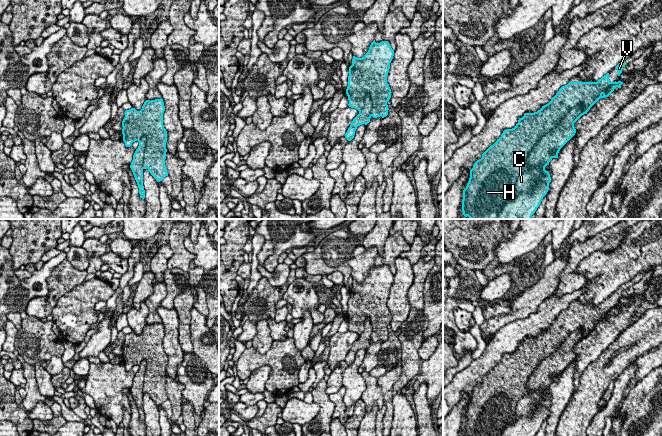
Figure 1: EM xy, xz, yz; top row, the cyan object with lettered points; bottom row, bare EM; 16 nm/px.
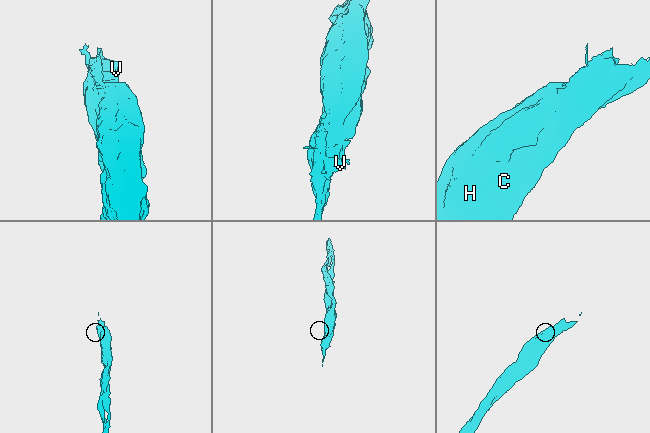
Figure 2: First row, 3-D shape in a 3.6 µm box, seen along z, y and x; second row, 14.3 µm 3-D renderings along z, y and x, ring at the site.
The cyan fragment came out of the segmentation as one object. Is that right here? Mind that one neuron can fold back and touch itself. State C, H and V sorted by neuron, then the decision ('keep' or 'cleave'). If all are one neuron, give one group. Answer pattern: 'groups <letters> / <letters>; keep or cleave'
groups C V / H; cleave

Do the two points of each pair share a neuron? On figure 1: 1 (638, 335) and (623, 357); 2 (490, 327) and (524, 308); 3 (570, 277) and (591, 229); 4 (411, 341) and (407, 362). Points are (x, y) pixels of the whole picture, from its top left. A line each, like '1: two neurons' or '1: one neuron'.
1: one neuron
2: one neuron
3: two neurons
4: one neuron

